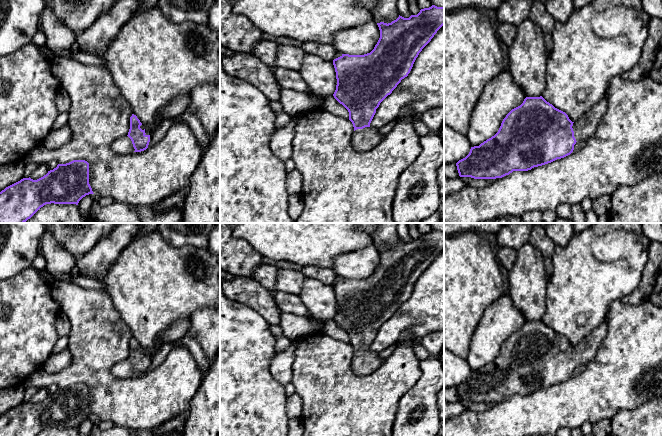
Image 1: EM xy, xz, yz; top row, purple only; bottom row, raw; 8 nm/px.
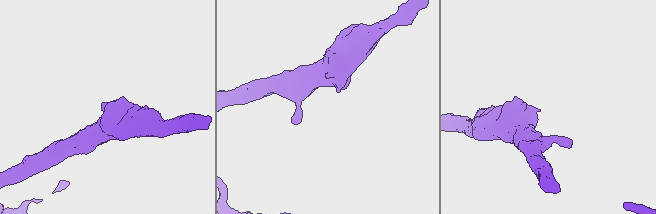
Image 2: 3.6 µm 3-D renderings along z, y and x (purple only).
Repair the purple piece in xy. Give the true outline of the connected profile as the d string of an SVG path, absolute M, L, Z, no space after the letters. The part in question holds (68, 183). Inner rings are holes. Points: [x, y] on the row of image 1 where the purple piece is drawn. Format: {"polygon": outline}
{"polygon": "M73 160L66 164L58 164L56 168L48 171L43 177L33 180L23 178L6 187L0 192L0 223L25 223L41 207L46 204L76 204L86 195L94 194L89 184L89 163L85 160Z"}

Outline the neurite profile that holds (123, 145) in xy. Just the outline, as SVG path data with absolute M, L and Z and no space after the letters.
M128 136L114 140L111 143L111 149L119 155L130 154L135 151L132 141Z

